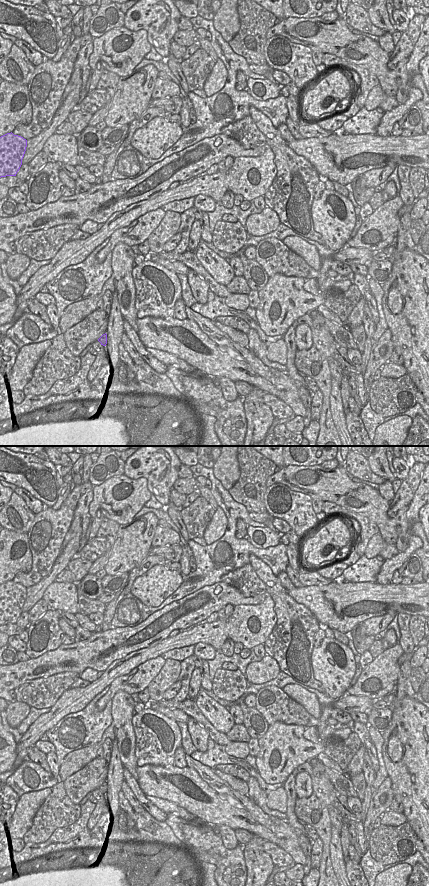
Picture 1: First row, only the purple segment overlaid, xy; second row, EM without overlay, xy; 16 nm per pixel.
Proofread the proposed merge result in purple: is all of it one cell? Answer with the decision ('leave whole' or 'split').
split

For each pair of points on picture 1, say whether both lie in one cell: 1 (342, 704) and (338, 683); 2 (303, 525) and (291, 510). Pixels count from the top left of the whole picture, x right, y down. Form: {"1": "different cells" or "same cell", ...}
{"1": "different cells", "2": "same cell"}

